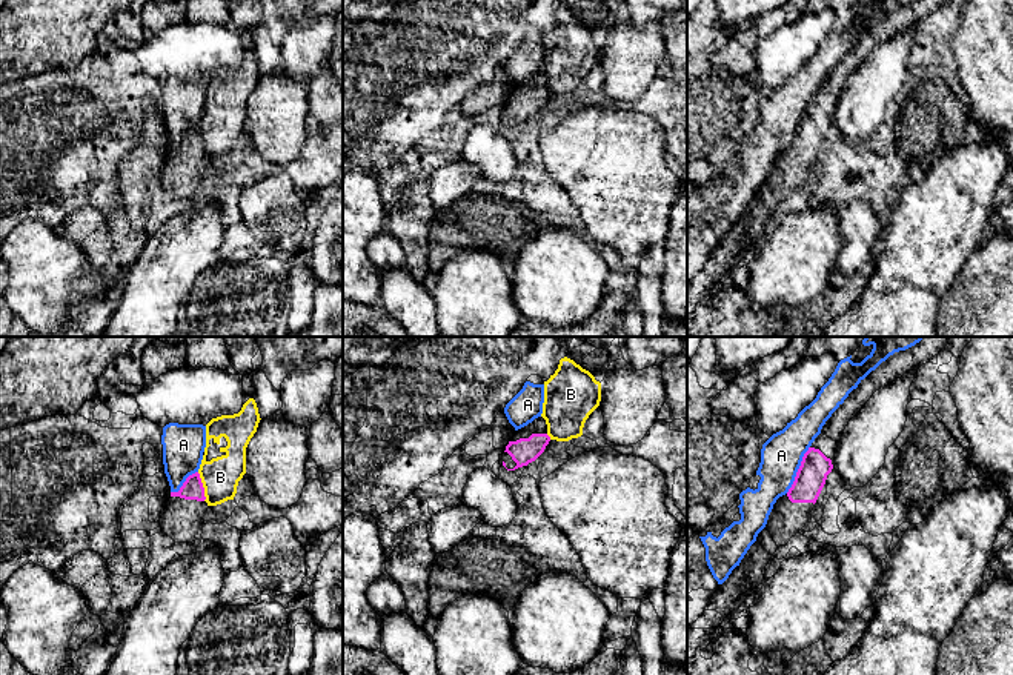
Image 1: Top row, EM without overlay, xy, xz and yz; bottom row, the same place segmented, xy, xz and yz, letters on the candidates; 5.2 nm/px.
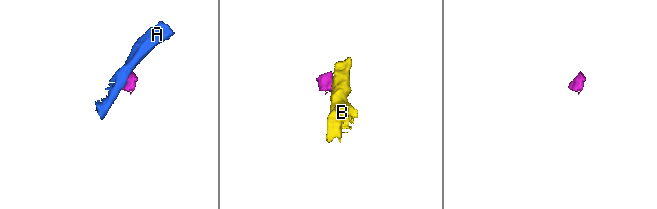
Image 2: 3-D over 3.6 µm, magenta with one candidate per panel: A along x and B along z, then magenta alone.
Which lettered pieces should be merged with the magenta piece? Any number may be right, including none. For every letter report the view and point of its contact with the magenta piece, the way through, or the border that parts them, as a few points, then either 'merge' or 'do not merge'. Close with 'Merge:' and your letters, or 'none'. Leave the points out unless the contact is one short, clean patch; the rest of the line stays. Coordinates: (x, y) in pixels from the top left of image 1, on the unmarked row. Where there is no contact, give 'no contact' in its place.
A: meets magenta in yz at (798, 125); border along yz (809, 102), (795, 136), (786, 148); do not merge
B: meets magenta in xy at (202, 142); border along xy (197, 128), (205, 156); do not merge
Merge: none

